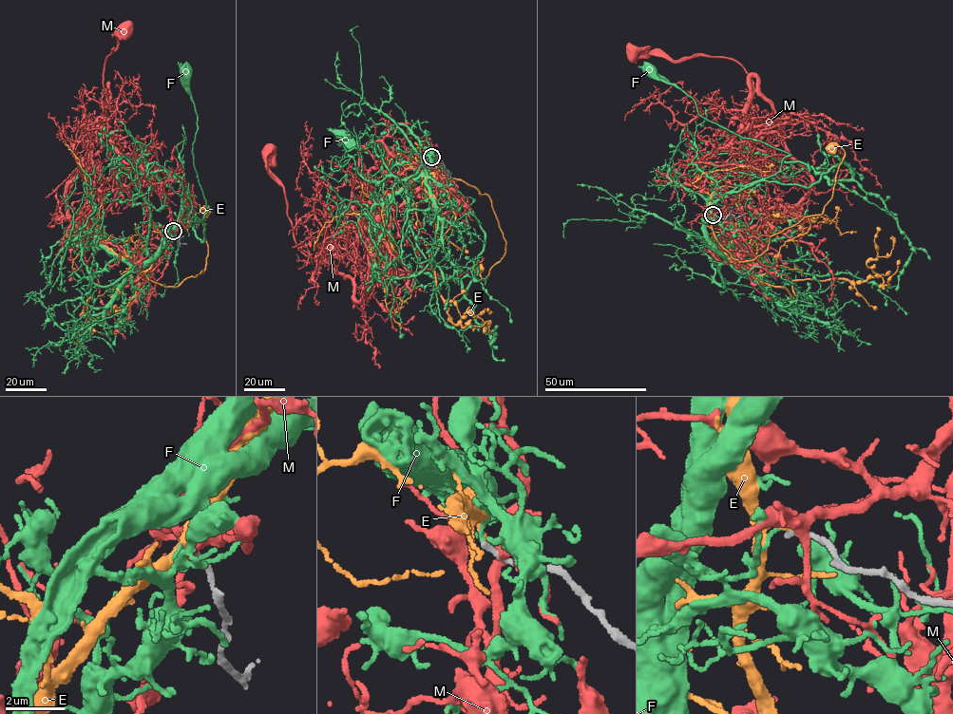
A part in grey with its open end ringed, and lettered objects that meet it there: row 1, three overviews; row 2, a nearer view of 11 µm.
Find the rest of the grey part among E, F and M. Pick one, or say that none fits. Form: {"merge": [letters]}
{"merge": []}

